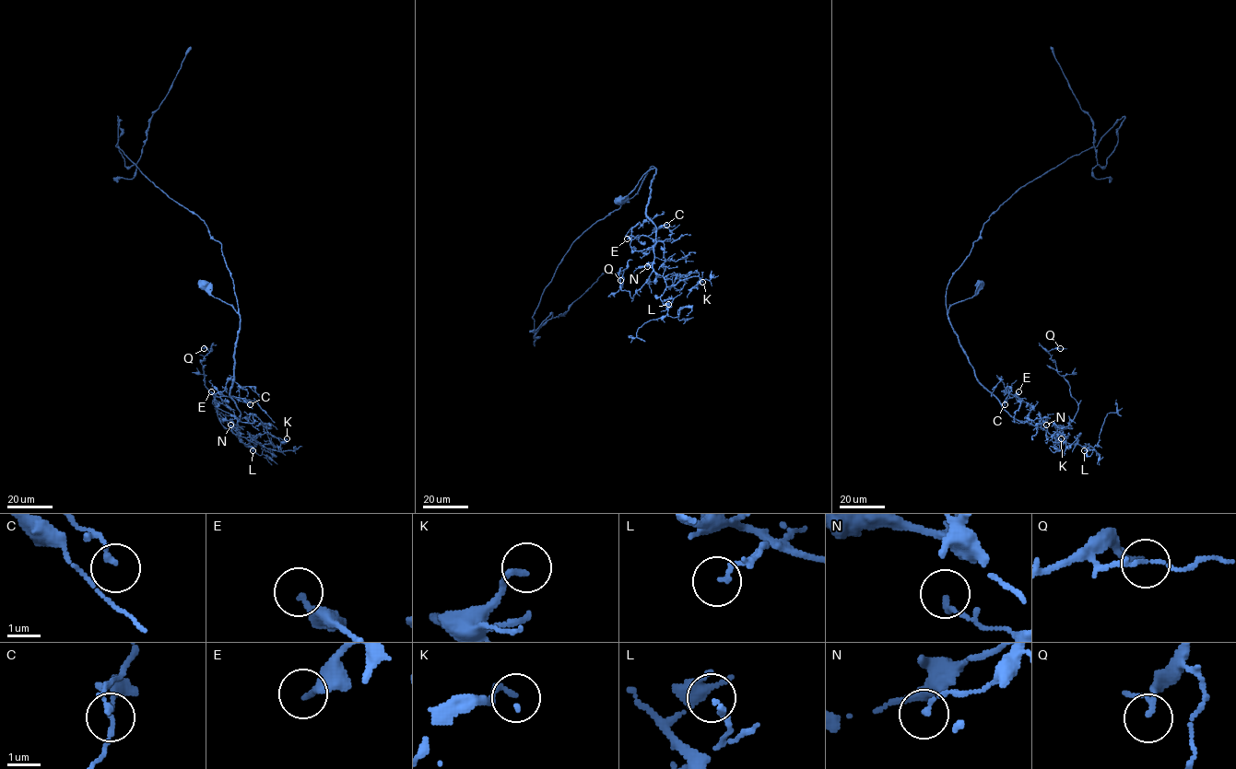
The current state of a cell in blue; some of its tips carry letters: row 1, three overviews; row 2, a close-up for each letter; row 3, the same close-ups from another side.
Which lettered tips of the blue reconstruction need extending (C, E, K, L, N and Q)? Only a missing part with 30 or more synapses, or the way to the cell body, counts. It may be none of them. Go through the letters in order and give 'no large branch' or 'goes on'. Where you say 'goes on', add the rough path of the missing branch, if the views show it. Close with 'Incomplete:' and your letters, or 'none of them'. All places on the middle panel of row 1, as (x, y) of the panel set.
C: no large branch
E: no large branch
K: no large branch
L: no large branch
N: no large branch
Q: no large branch
Incomplete: none of them

